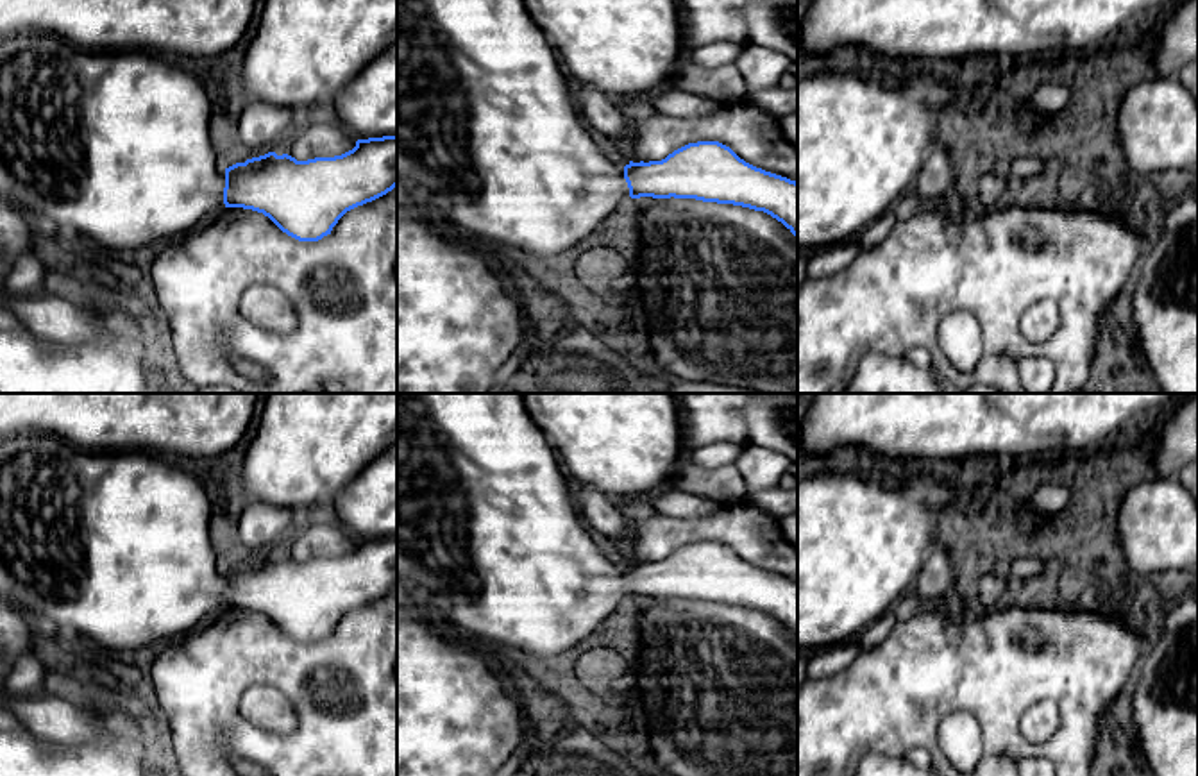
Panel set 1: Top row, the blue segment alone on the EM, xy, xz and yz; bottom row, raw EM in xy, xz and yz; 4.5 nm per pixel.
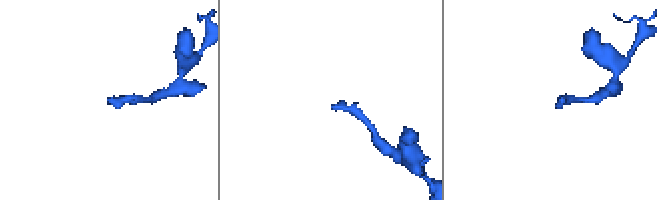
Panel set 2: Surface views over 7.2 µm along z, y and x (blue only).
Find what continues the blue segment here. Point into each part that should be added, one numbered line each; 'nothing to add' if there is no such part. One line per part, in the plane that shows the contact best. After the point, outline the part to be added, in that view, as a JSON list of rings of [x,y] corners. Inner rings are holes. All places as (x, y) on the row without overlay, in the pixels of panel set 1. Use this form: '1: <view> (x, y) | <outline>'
1: xy (115, 548) | [[[27,431],[0,440],[0,597],[38,626],[46,626],[55,633],[68,633],[75,640],[91,640],[111,656],[123,649],[138,649],[150,644],[161,645],[197,629],[225,608],[224,588],[225,569],[220,565],[211,542],[211,501],[191,465],[166,463],[157,454],[136,449],[113,452],[84,451],[41,431]]]

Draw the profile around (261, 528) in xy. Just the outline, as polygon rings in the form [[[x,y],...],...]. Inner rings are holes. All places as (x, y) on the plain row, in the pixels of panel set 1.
[[[243,501],[234,511],[238,549],[245,558],[259,558],[283,545],[306,517],[300,508],[268,506]]]

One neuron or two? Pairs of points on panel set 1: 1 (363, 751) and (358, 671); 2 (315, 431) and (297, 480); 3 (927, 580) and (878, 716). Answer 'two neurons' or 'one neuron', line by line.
1: one neuron
2: one neuron
3: two neurons

